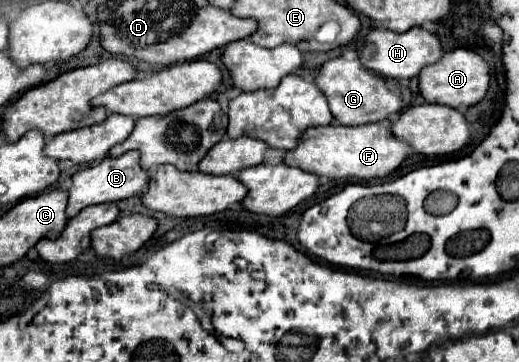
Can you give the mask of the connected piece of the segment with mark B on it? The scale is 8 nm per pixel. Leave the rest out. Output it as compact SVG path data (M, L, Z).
M138 151L124 153L122 157L106 157L98 165L82 169L72 177L72 187L68 191L70 199L68 199L66 213L68 213L68 217L74 217L84 207L98 205L98 203L108 203L108 201L122 201L122 199L128 199L132 195L144 193L146 187L148 187L148 181L150 181L150 175L148 175L148 171L142 169Z

